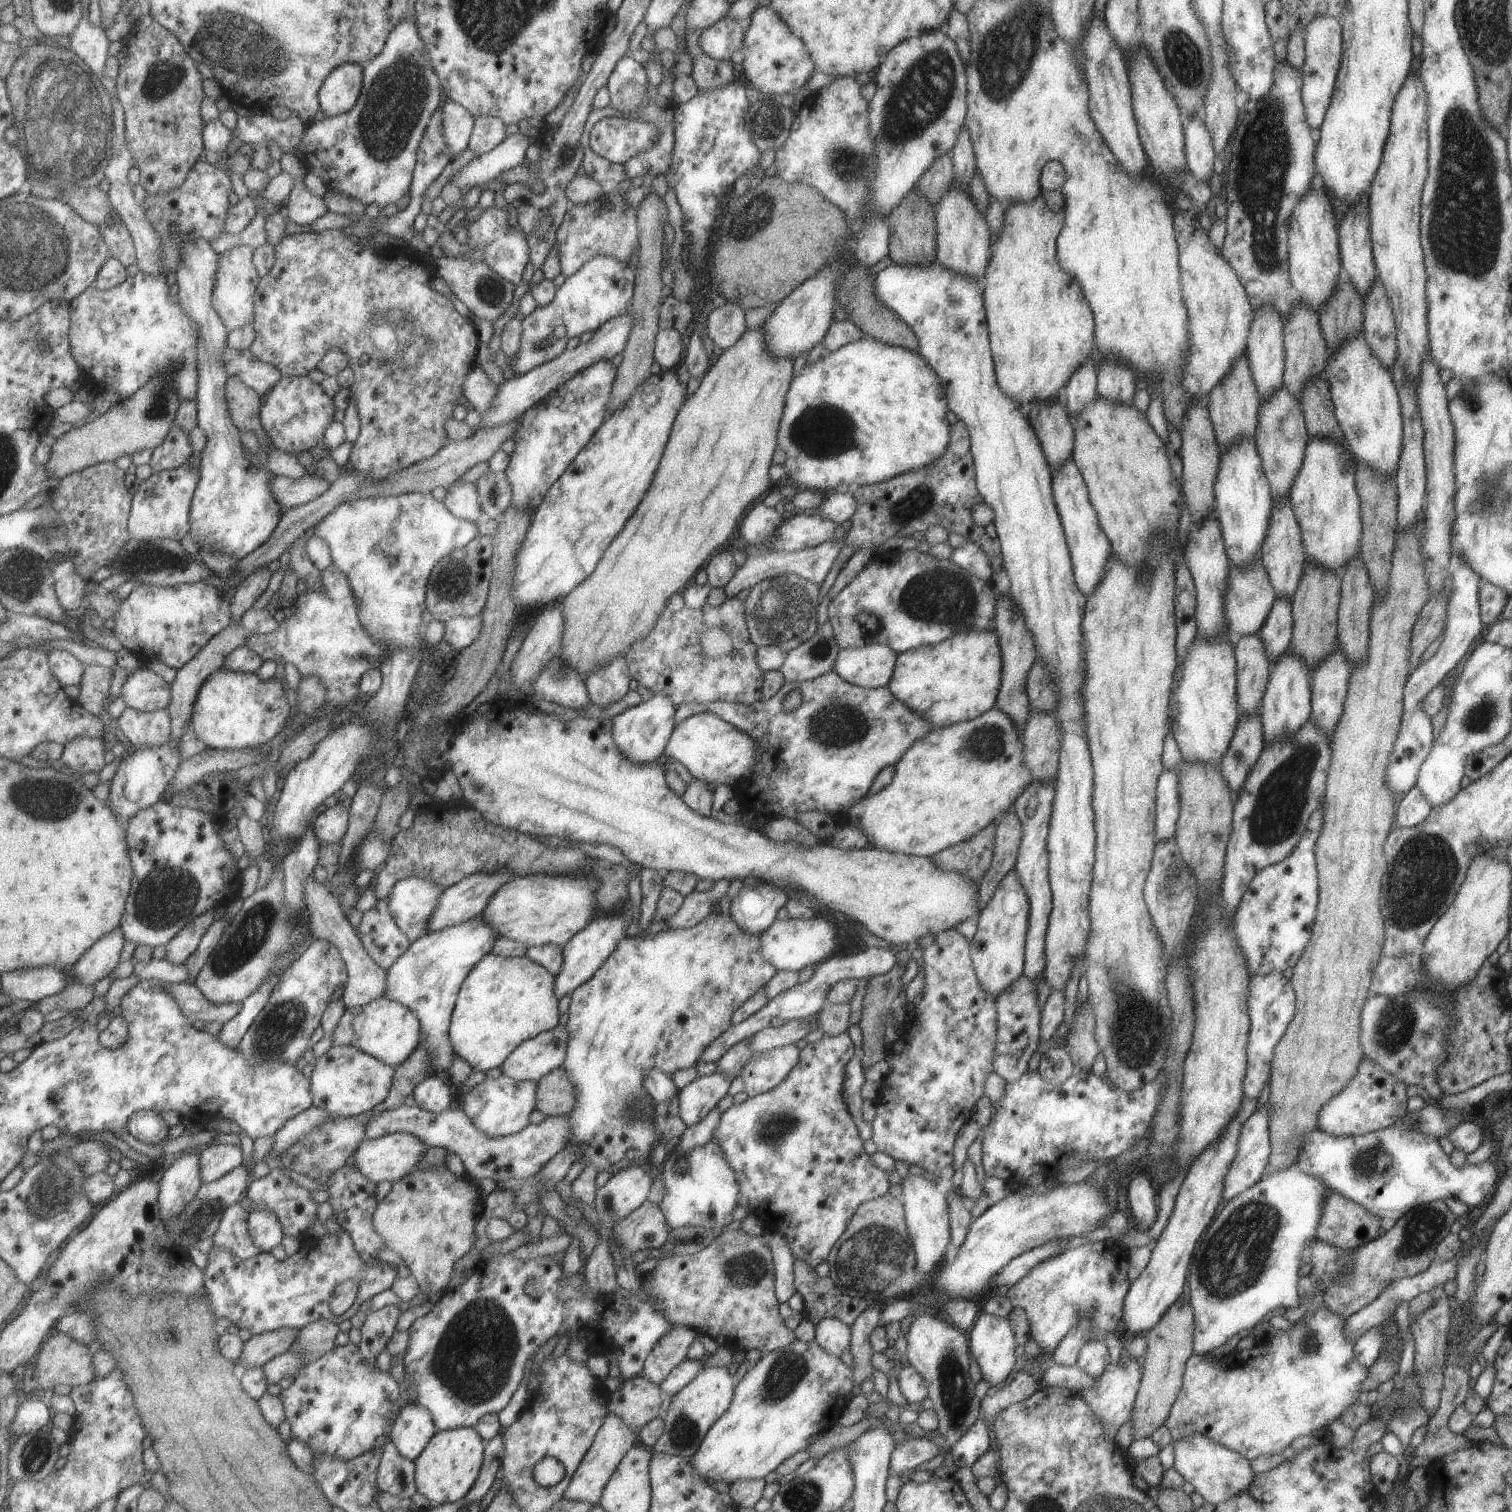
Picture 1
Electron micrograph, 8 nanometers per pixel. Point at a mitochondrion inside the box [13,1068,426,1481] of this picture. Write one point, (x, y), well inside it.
(54, 1190)

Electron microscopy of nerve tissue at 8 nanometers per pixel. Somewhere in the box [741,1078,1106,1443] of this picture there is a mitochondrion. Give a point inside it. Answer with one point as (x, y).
(873, 1255)

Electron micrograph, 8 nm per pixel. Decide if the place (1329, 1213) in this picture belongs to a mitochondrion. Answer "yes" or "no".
no

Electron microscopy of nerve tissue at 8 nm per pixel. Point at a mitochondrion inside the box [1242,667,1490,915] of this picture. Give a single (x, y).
(1282, 798)

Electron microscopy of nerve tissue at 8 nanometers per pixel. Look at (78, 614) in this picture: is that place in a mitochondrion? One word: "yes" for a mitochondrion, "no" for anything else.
no

